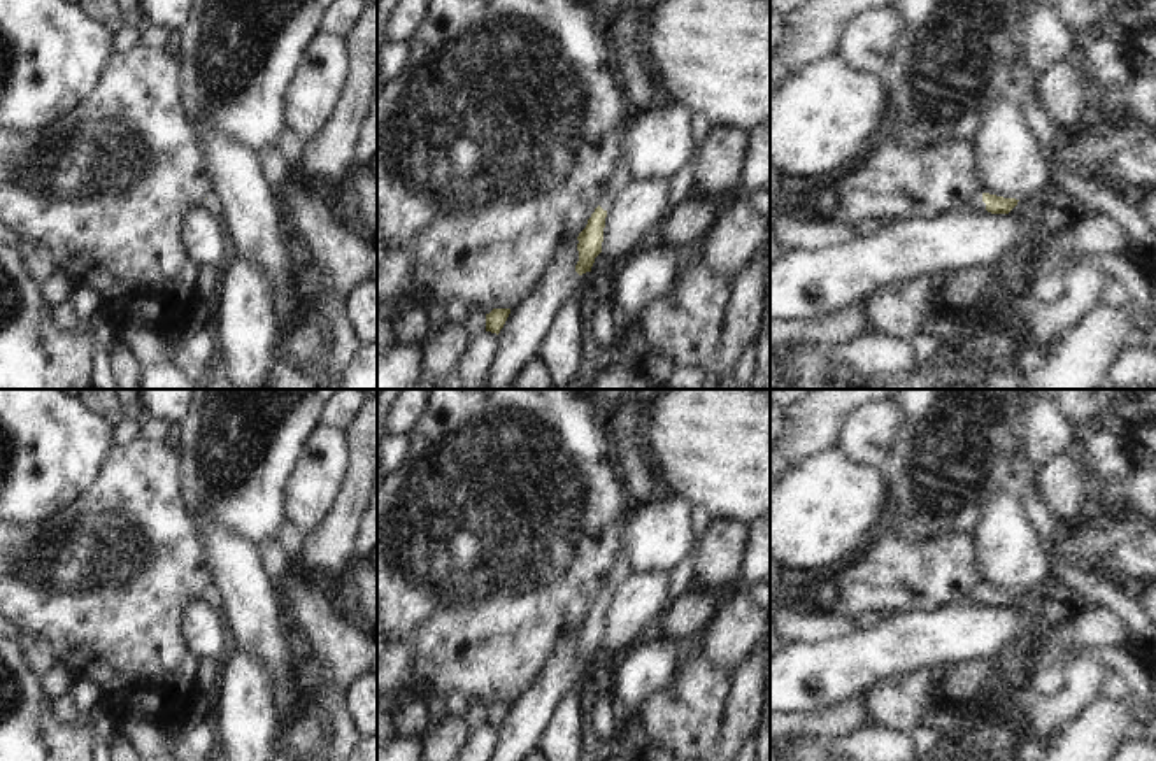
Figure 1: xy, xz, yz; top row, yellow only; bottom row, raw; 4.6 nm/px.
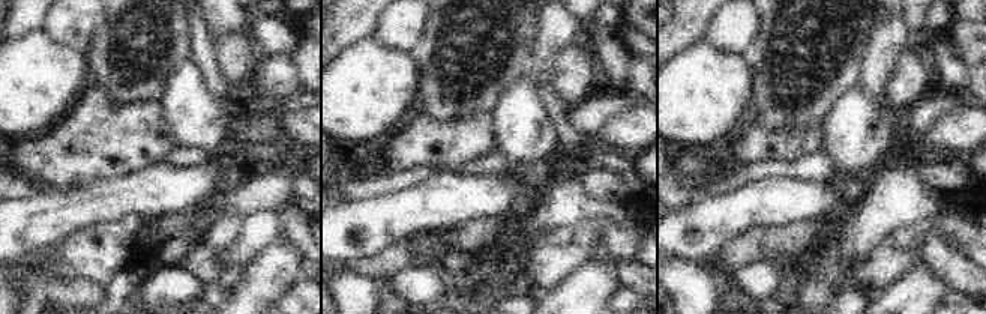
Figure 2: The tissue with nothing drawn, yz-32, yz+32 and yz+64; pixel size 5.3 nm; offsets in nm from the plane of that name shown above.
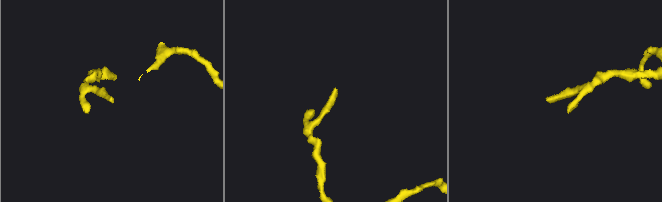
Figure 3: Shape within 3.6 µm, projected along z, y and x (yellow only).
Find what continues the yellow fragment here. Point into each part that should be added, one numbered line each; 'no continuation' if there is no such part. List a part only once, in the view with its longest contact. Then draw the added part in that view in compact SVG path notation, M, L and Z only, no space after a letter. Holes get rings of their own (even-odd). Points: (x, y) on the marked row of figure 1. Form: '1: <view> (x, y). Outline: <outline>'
1: yz (976, 204). Outline: M982 193L977 196L972 196L967 203L960 205L958 209L944 214L954 214L960 210L970 210L970 212L988 212L986 203L982 202Z

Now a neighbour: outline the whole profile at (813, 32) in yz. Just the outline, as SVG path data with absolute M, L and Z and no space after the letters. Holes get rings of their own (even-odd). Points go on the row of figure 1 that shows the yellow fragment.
M809 0L786 23L781 46L770 56L770 93L802 67L837 53L846 26L868 11L893 7L895 0Z

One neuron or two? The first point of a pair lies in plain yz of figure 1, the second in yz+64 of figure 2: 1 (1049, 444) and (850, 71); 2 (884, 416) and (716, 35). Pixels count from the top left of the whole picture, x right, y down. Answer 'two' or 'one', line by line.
1: two
2: one

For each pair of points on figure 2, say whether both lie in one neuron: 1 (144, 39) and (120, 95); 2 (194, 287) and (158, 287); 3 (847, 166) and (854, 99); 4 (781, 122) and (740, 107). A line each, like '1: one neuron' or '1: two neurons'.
1: one neuron
2: one neuron
3: one neuron
4: two neurons

